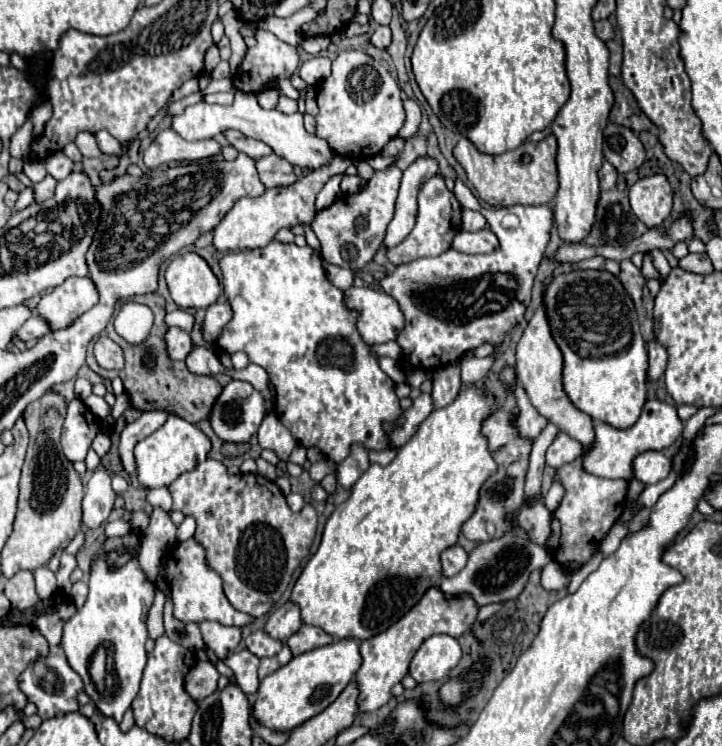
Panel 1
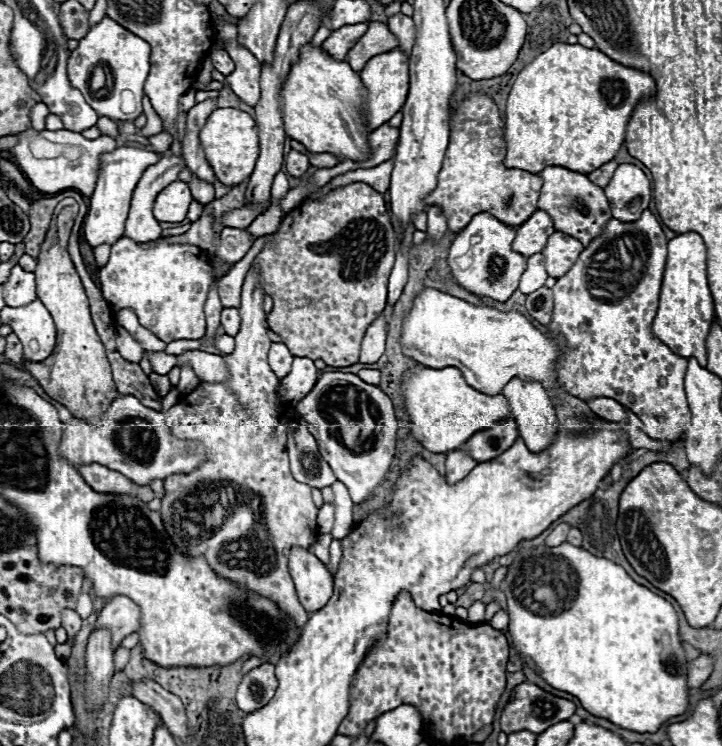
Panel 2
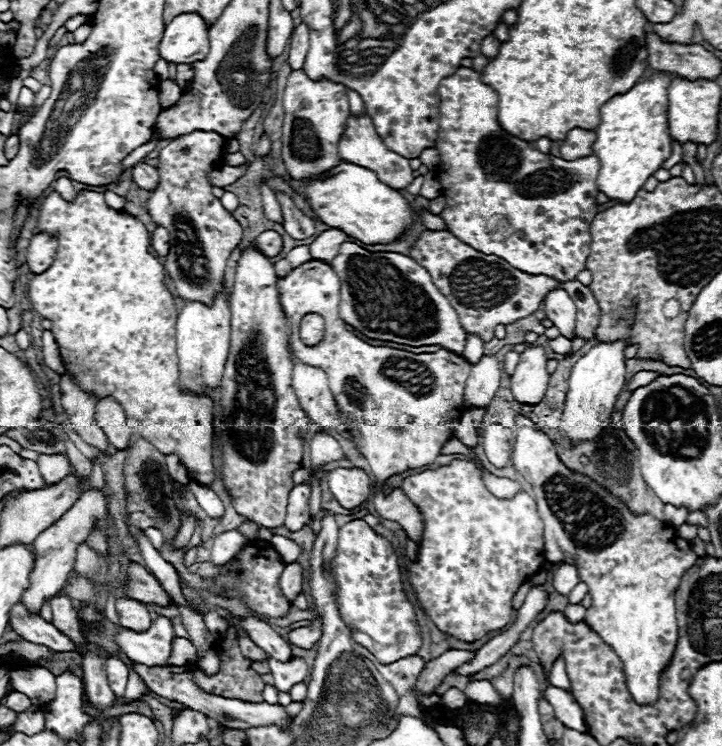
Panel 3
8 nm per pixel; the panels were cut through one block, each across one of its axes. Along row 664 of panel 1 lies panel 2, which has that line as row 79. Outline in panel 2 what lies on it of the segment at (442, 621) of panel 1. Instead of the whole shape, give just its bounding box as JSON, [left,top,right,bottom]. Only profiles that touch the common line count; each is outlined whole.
[360,50,408,132]

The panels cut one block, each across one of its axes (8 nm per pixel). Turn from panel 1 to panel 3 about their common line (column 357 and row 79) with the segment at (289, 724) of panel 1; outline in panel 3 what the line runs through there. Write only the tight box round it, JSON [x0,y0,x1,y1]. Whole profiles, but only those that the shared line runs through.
[594,72,672,202]

